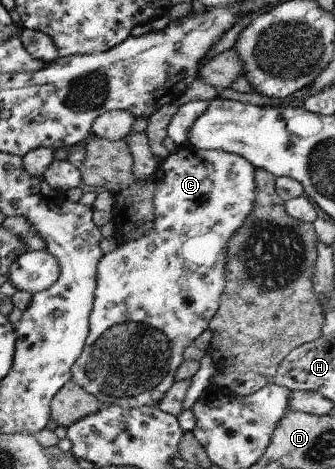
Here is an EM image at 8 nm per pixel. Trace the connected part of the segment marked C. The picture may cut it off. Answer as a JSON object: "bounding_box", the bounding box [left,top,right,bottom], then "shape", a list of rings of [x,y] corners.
{"bounding_box":[70,143,256,407],"shape":[[[187,143],[176,146],[172,152],[164,152],[157,165],[157,185],[153,188],[153,197],[151,200],[153,223],[152,229],[142,235],[134,238],[133,241],[118,242],[117,247],[111,252],[100,255],[96,263],[96,275],[94,276],[94,300],[92,310],[88,315],[88,333],[84,341],[82,353],[78,356],[75,363],[70,367],[71,381],[74,381],[78,387],[94,395],[96,400],[103,405],[114,404],[119,407],[143,407],[156,406],[156,403],[164,397],[164,393],[170,389],[174,382],[174,373],[183,362],[182,353],[186,347],[193,344],[194,339],[204,330],[209,329],[208,325],[219,308],[220,293],[224,291],[224,249],[228,245],[228,239],[234,235],[234,231],[244,223],[244,217],[251,213],[256,201],[256,183],[254,183],[255,168],[252,163],[248,163],[244,157],[234,153],[226,153],[219,150],[198,150]]]}

